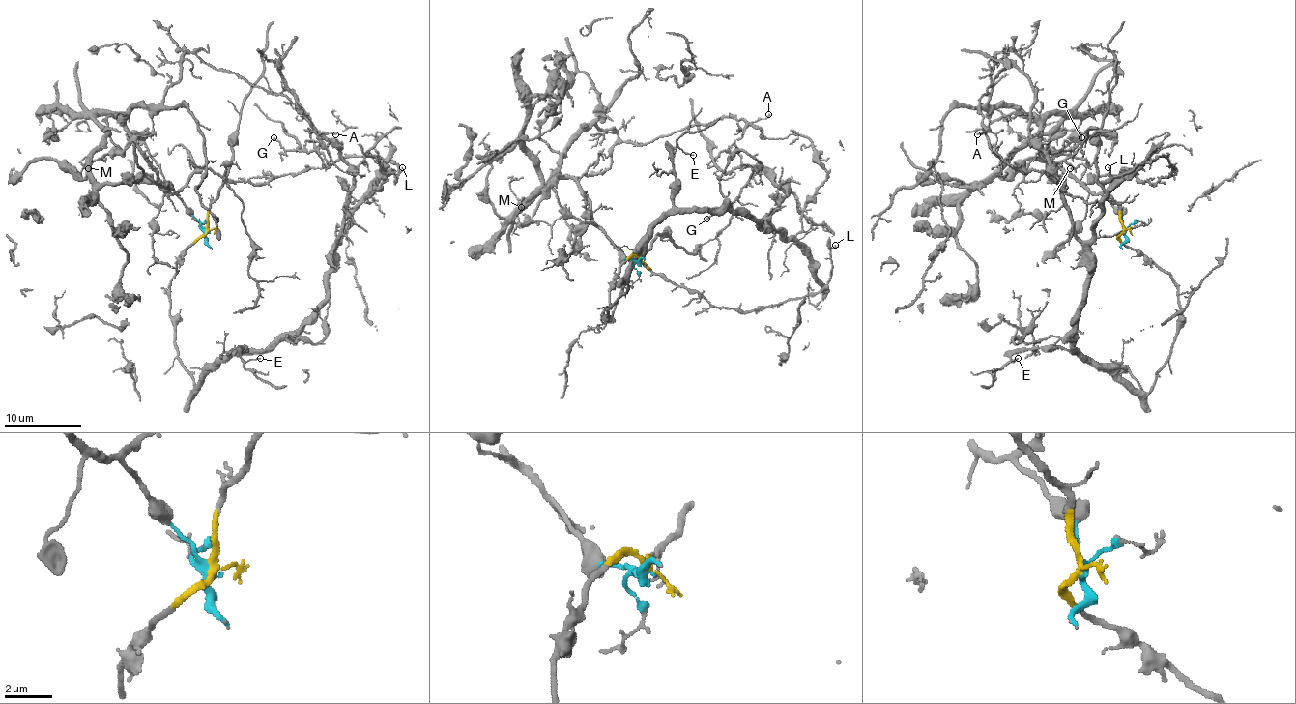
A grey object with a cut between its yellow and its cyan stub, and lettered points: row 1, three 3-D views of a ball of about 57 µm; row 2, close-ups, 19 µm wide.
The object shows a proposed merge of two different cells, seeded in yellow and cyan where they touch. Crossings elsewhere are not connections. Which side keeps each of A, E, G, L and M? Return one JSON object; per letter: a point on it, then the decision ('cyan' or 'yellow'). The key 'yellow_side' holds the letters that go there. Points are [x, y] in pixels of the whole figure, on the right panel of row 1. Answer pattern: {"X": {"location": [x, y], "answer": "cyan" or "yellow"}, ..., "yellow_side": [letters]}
{"A": {"location": [977, 134], "answer": "cyan"}, "E": {"location": [1018, 358], "answer": "yellow"}, "G": {"location": [1081, 137], "answer": "yellow"}, "L": {"location": [1108, 167], "answer": "cyan"}, "M": {"location": [1070, 168], "answer": "cyan"}, "yellow_side": ["E", "G"]}

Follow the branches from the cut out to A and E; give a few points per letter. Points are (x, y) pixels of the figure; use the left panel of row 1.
A: (205, 230), (126, 126), (133, 108), (158, 104), (180, 58), (281, 93), (335, 133)
E: (207, 230), (176, 261), (170, 291), (176, 353), (195, 392), (239, 349), (248, 361), (260, 359)

